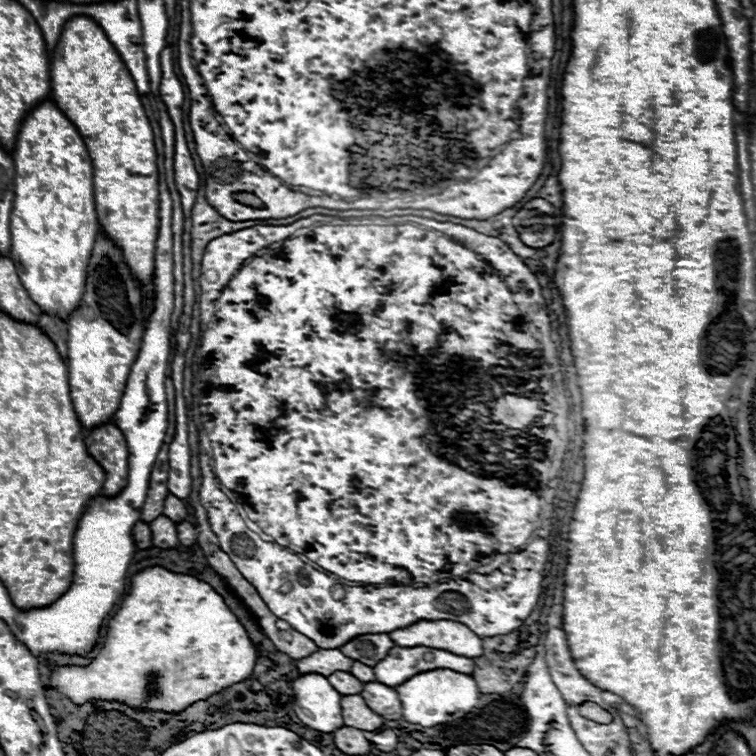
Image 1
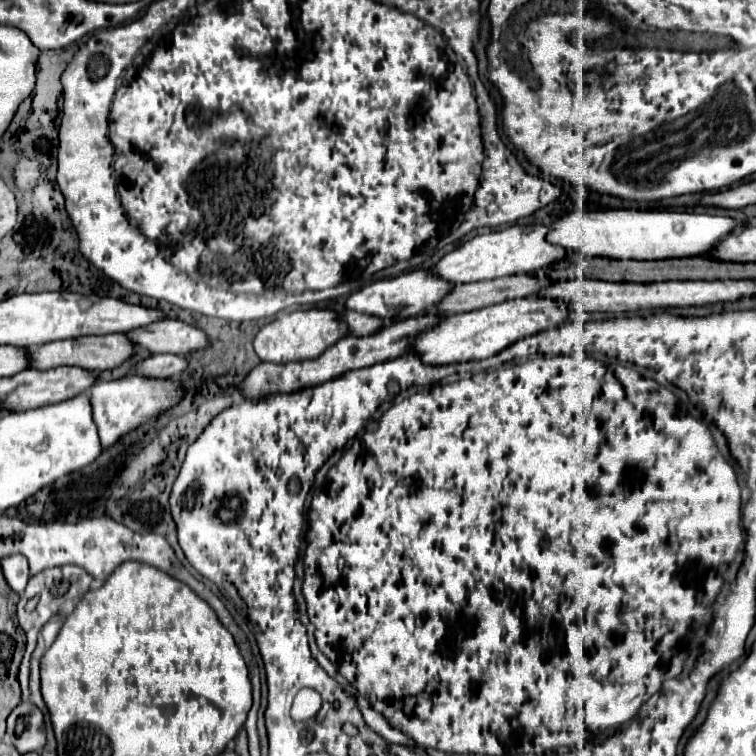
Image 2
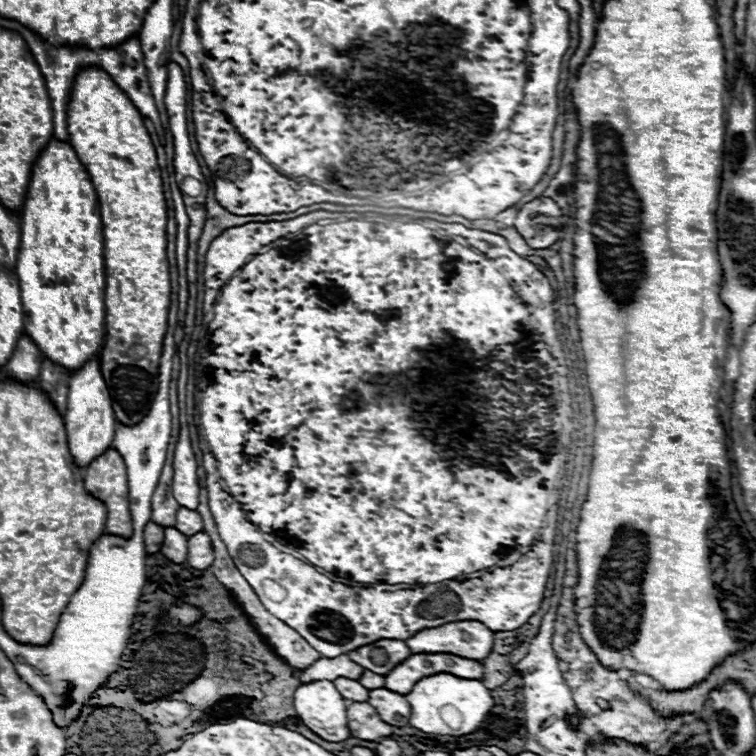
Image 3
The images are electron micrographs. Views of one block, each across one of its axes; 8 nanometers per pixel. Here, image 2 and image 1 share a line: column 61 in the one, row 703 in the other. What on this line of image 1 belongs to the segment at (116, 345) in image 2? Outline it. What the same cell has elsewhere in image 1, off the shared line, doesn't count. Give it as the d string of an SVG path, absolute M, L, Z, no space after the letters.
M360 694L342 696L342 716L344 716L344 726L352 726L364 732L380 730L384 724L382 716L372 712Z

